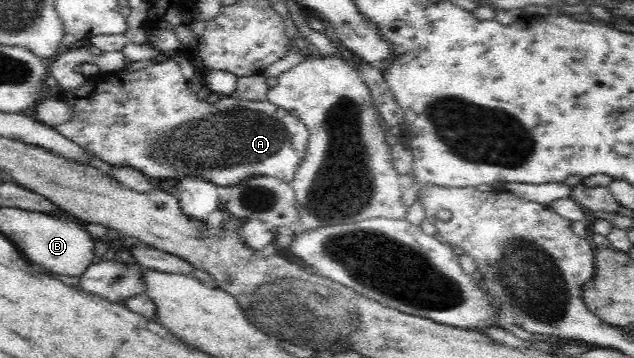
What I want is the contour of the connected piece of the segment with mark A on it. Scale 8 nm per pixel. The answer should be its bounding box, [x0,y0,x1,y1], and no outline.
[53,54,309,187]

